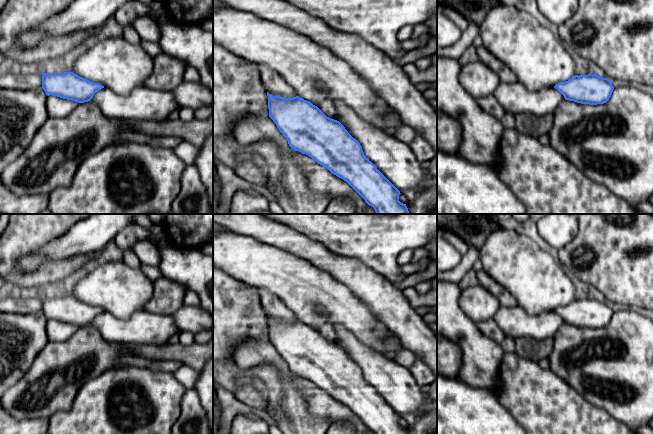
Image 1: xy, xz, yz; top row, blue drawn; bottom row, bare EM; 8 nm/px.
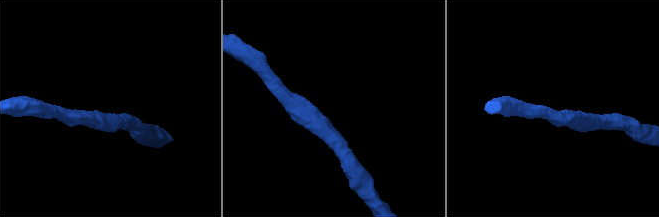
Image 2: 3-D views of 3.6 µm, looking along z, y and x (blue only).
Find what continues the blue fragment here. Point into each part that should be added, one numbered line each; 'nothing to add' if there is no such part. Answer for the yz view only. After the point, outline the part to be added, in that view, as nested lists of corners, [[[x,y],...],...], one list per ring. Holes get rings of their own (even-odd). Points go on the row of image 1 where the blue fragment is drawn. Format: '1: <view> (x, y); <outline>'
1: yz (516, 98); [[[519,81],[500,82],[493,95],[506,112],[515,115],[519,113],[531,113],[537,116],[554,114],[565,100],[564,96],[554,87],[530,91]]]

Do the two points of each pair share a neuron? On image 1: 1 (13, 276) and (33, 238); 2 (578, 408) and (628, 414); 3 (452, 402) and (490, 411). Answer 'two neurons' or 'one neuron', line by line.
1: one neuron
2: two neurons
3: one neuron

